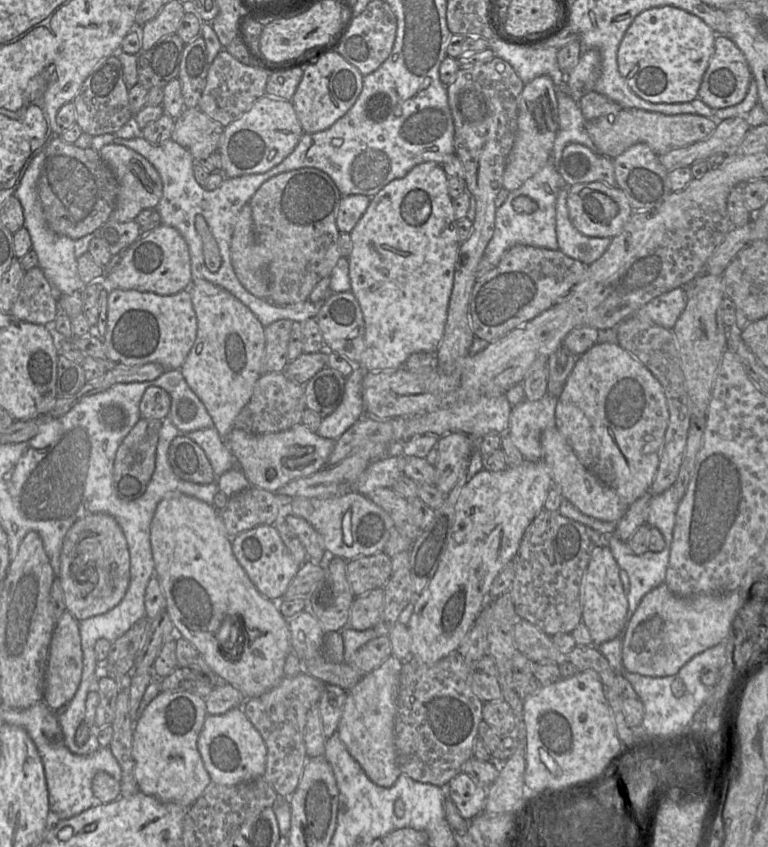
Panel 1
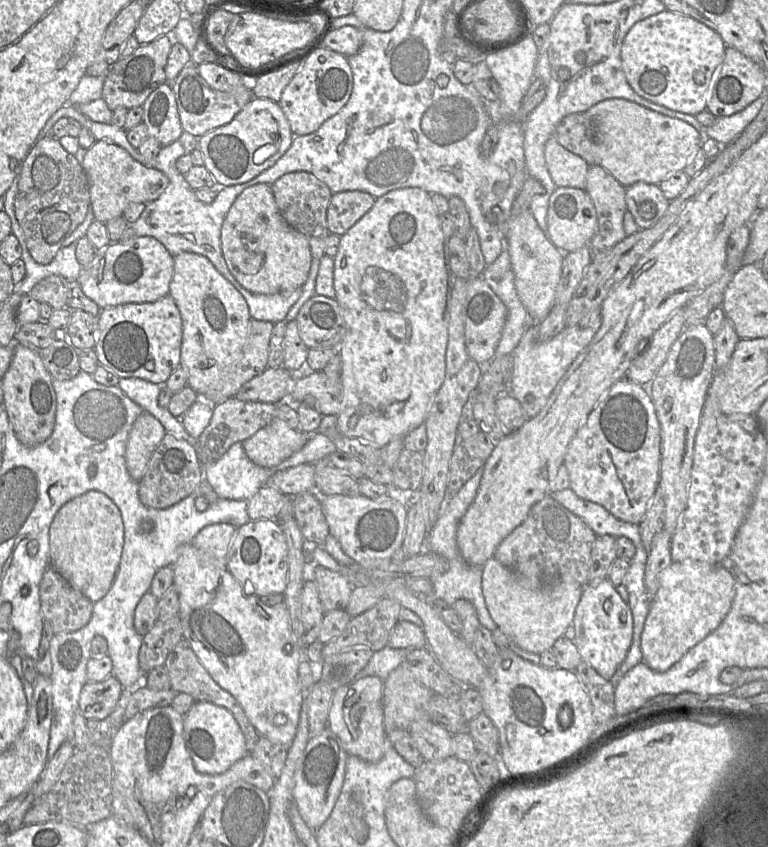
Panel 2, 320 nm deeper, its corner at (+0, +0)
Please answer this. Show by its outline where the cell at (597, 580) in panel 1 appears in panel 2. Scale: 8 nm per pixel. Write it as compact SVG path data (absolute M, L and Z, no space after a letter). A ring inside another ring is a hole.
M604 578L596 583L588 583L583 588L580 601L576 607L573 618L575 638L573 643L576 645L582 661L589 663L603 678L611 680L618 667L624 661L632 643L633 616L629 605L623 601L621 596L608 578ZM610 600L612 609L610 612L604 610L604 602Z

